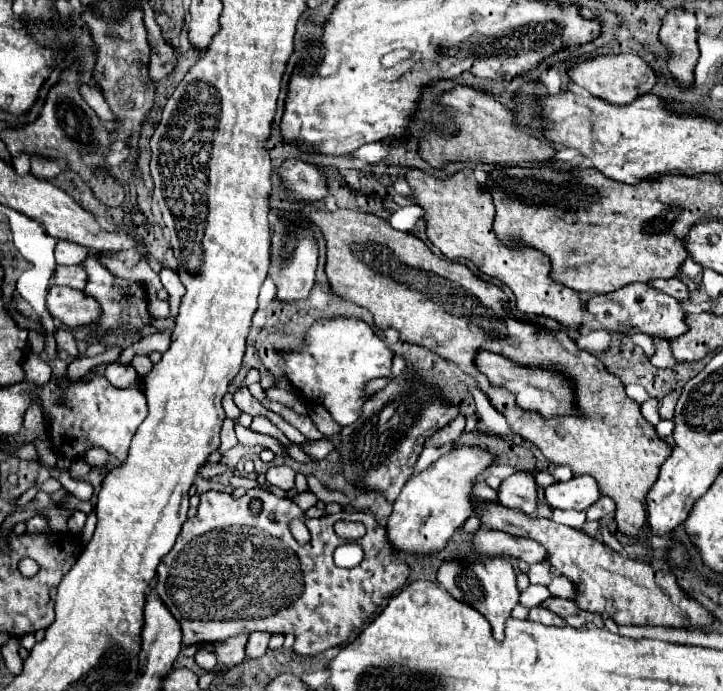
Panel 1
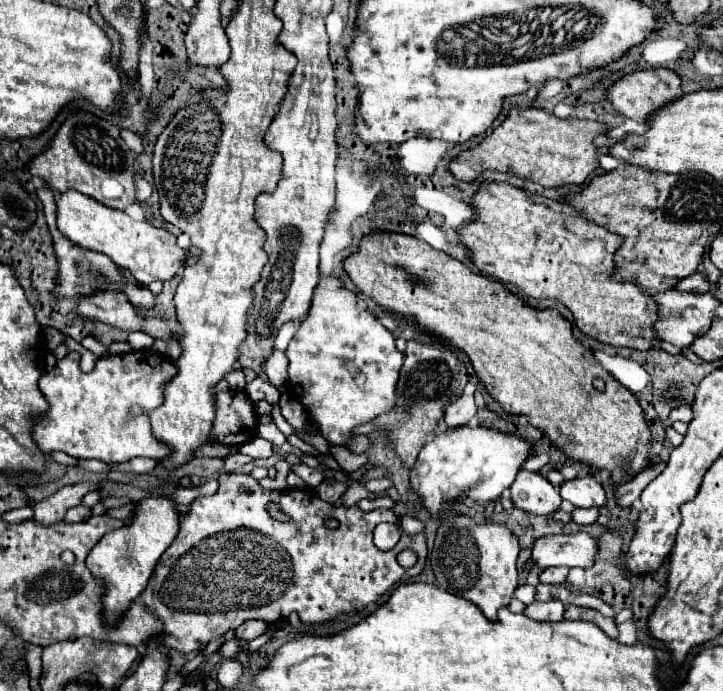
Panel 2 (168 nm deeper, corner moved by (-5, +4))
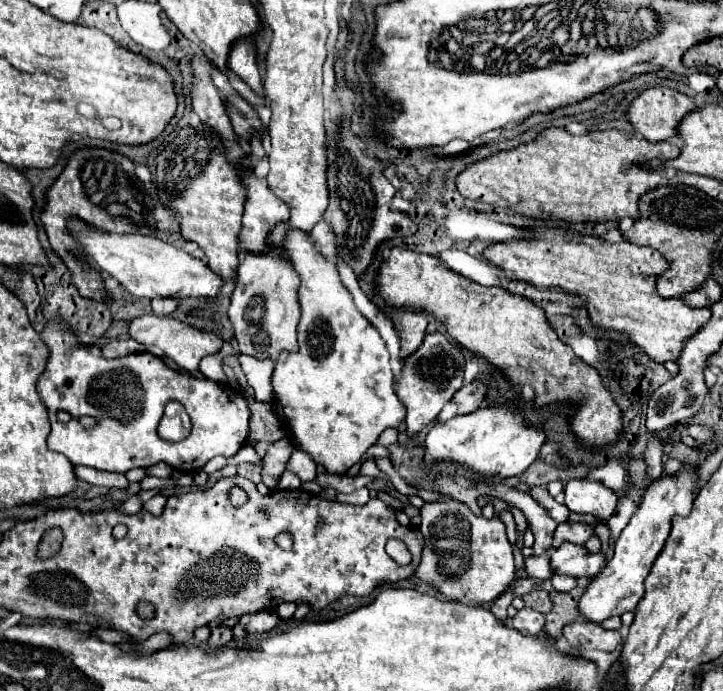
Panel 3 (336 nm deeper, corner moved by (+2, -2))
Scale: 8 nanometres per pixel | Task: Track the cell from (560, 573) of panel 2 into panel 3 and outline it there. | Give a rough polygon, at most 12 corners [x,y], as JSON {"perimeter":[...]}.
{"perimeter":[[555,574],[551,584],[559,592],[569,592],[577,586],[571,576]]}

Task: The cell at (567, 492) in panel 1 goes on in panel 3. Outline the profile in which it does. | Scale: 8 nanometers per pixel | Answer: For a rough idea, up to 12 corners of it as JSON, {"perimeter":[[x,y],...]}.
{"perimeter":[[575,478],[565,486],[571,512],[609,520],[617,494],[603,482]]}

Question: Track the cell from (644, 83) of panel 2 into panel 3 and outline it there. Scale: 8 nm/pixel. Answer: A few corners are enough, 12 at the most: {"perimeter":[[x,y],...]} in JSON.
{"perimeter":[[649,88],[629,122],[649,142],[677,136],[697,104],[671,88]]}

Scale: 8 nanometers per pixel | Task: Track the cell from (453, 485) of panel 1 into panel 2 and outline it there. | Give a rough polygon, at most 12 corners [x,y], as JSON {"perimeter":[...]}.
{"perimeter":[[482,426],[426,442],[410,484],[430,516],[498,500],[530,442]]}

